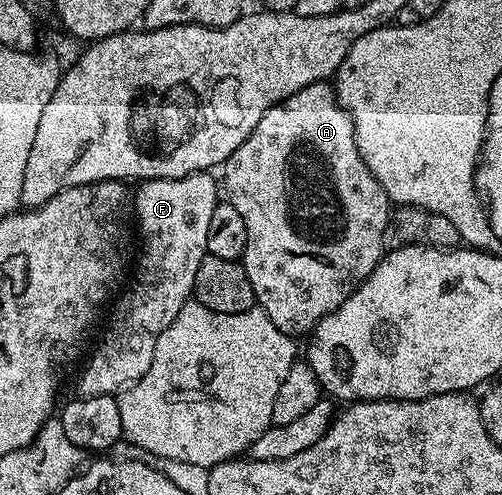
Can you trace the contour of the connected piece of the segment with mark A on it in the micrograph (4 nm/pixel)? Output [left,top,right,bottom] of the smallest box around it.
[224,81,392,336]

